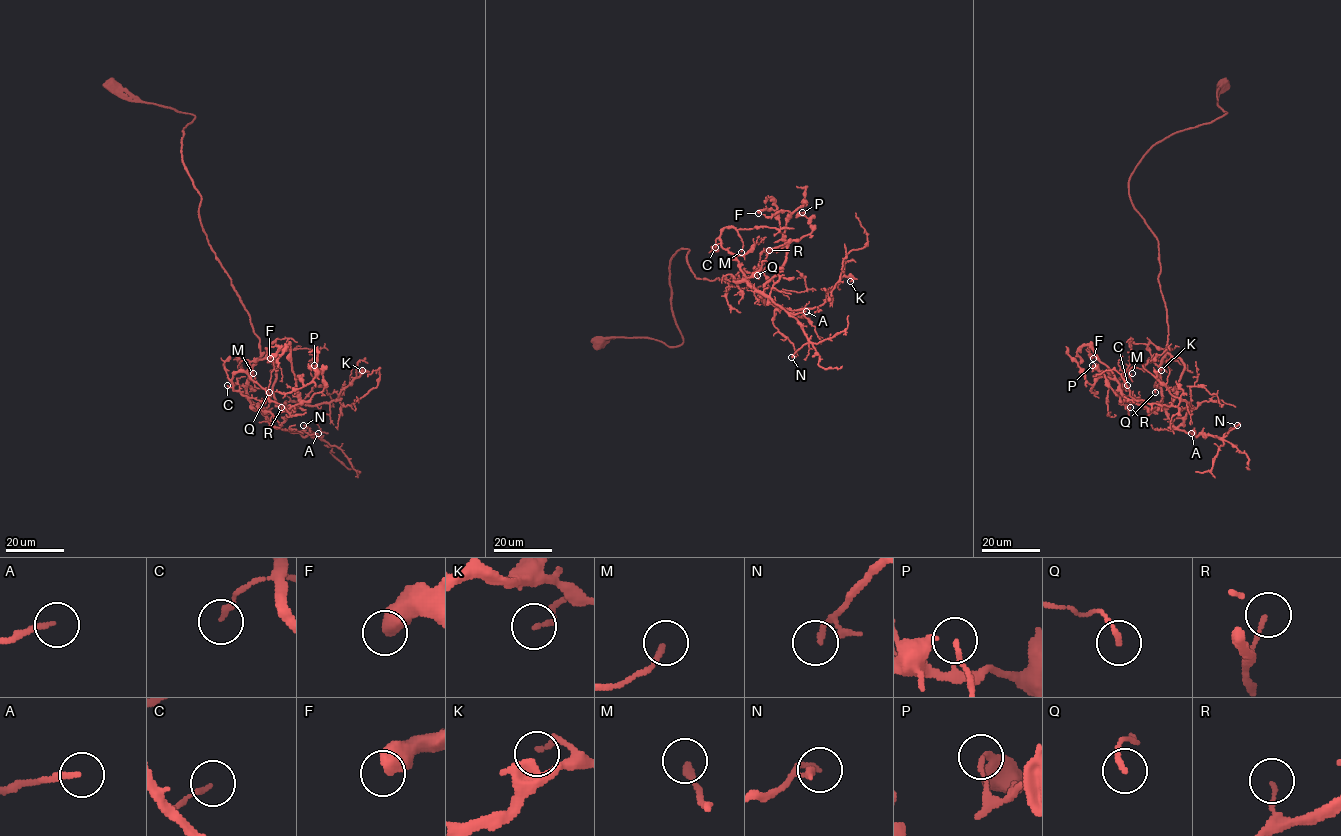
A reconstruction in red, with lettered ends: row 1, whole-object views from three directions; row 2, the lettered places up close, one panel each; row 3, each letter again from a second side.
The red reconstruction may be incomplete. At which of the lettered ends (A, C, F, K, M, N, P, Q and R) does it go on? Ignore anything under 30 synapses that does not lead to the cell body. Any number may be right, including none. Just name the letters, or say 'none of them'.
none of them

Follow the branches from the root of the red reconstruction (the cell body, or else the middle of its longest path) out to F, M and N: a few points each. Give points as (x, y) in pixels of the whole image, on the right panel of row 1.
F: (1223, 88), (1226, 113), (1157, 142), (1129, 181), (1158, 243), (1176, 397), (1130, 402), (1093, 358)
M: (1223, 88), (1225, 114), (1157, 142), (1129, 178), (1158, 243), (1168, 325), (1155, 409), (1108, 371), (1132, 373)
N: (1223, 88), (1226, 113), (1157, 142), (1129, 195), (1158, 243), (1165, 414), (1195, 436), (1237, 425)

